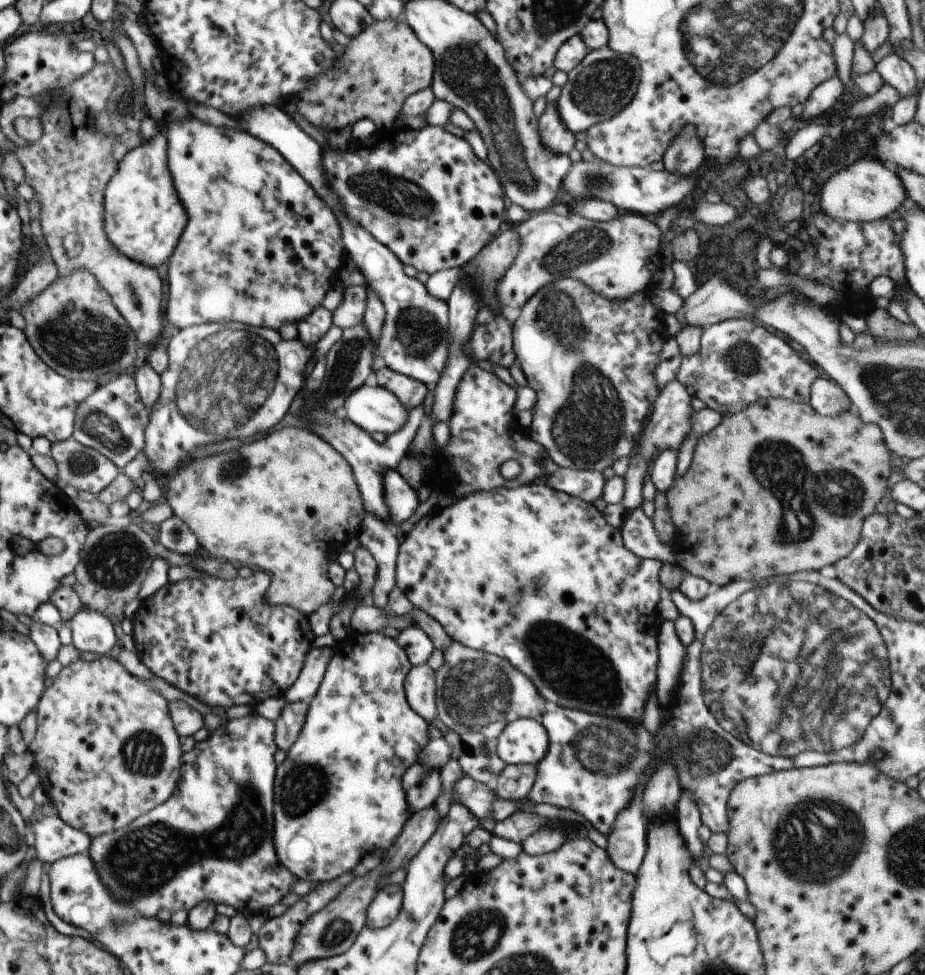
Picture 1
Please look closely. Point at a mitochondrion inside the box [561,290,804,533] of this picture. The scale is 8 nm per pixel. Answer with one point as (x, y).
(743, 358)

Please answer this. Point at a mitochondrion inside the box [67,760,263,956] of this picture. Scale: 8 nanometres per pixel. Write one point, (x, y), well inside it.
(113, 924)

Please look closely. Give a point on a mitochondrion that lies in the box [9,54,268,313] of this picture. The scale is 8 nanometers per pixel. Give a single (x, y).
(134, 296)

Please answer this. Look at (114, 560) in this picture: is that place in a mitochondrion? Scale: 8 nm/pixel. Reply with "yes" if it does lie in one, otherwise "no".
yes

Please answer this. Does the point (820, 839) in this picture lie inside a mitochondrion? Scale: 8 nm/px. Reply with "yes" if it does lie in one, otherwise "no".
yes

